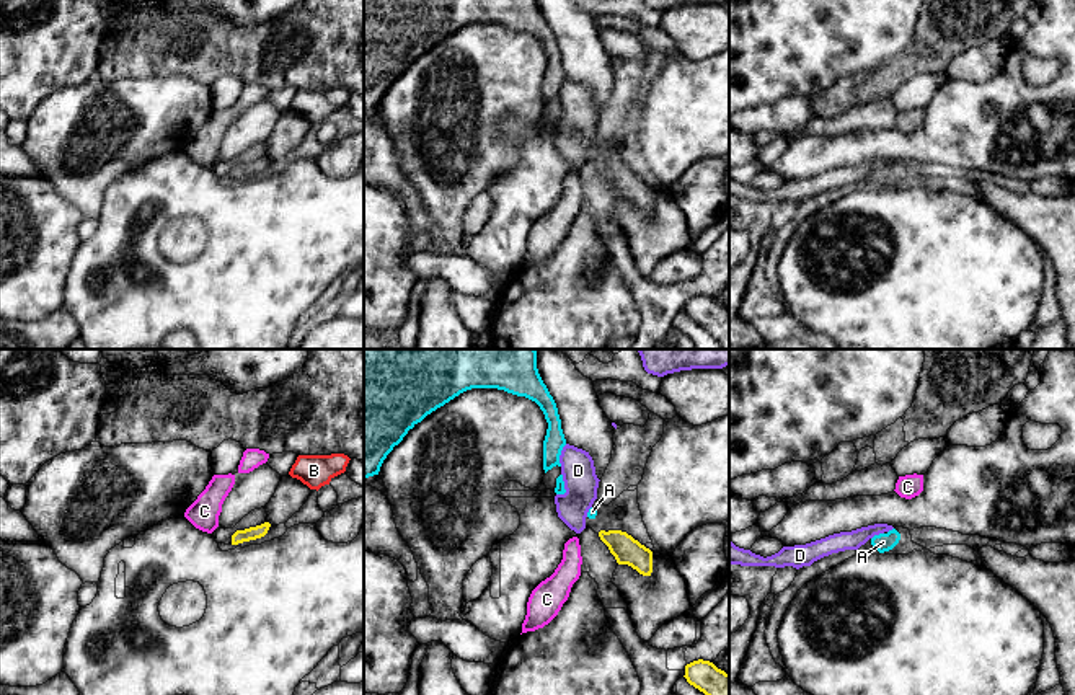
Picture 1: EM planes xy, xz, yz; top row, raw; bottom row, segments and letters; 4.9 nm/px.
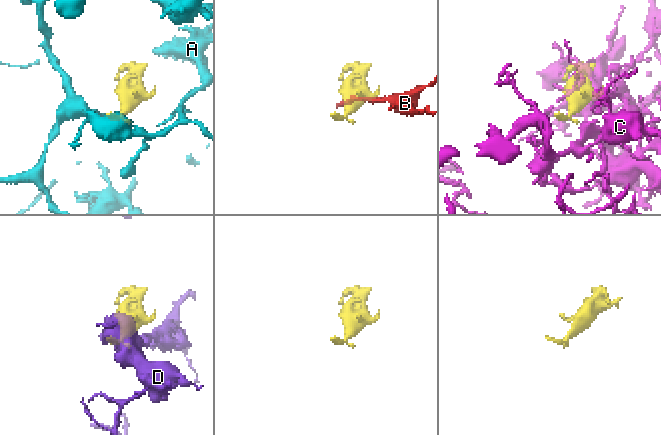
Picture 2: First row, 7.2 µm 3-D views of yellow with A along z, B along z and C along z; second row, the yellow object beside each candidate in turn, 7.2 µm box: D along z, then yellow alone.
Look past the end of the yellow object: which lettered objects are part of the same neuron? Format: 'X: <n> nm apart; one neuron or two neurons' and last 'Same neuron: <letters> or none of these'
A: 70 nm apart; one neuron
B: 260 nm apart; two neurons
C: 90 nm apart; two neurons
D: 80 nm apart; two neurons
Same neuron: A

